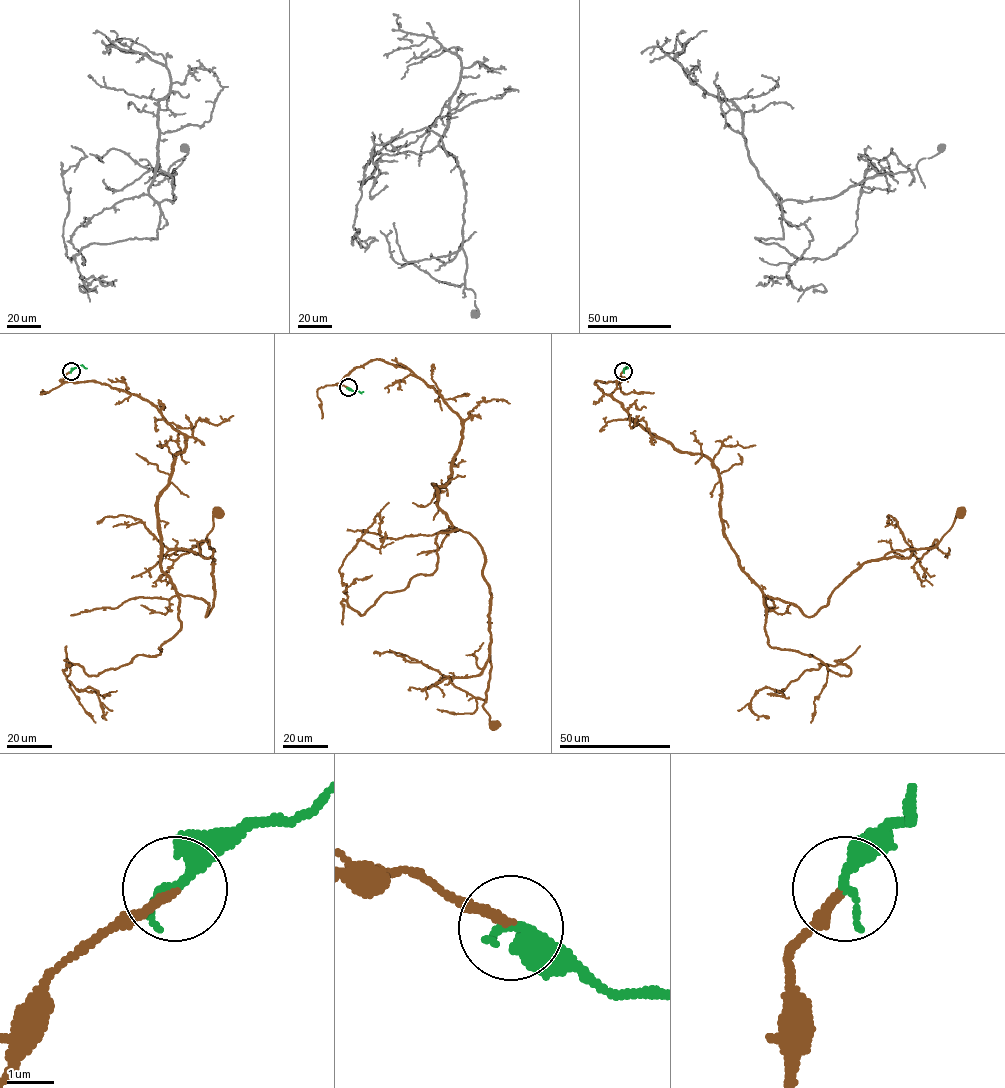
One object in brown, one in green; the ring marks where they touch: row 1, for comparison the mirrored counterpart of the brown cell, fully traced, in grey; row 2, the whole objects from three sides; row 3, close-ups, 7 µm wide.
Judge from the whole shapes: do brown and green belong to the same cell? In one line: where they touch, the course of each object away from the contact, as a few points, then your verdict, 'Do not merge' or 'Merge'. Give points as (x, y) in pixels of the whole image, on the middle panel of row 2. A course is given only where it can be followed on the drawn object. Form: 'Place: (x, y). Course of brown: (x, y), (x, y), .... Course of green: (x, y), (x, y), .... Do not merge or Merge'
Place: (348, 387). Course of brown: (347, 387), (383, 359), (461, 419), (449, 480), (434, 485), (485, 559), (495, 725). Course of green: (347, 387), (363, 392). Merge

